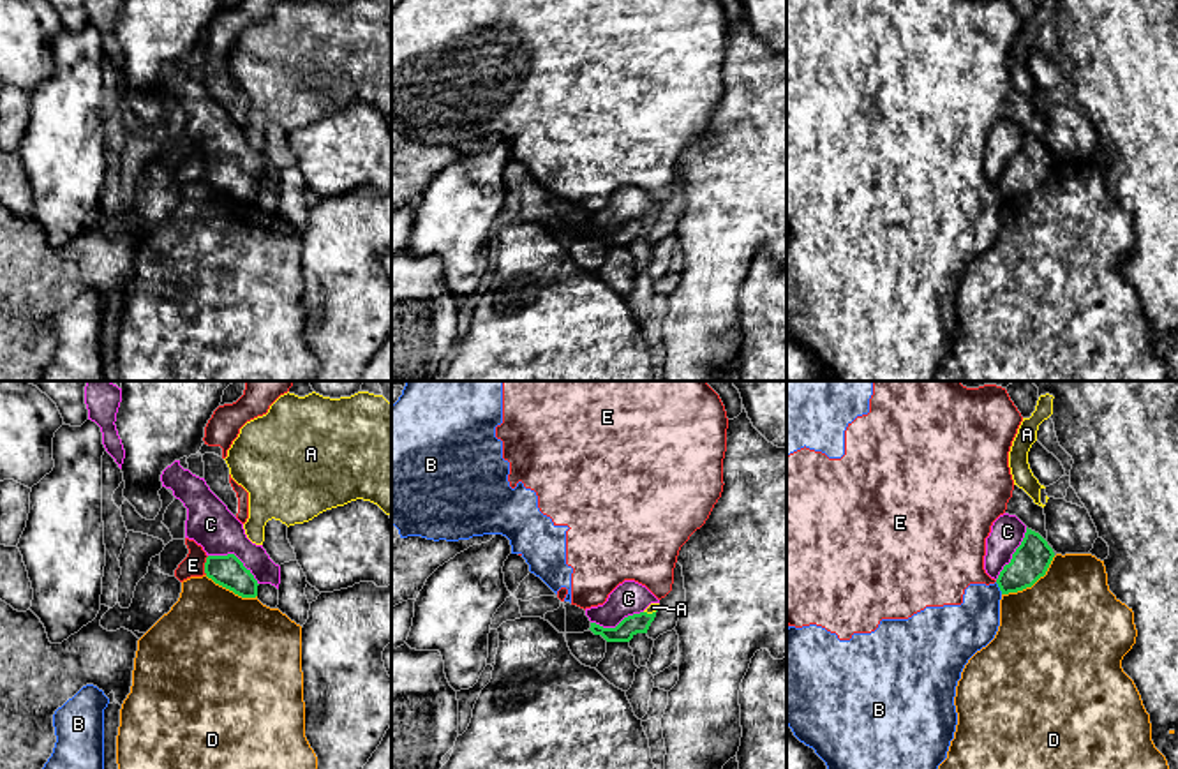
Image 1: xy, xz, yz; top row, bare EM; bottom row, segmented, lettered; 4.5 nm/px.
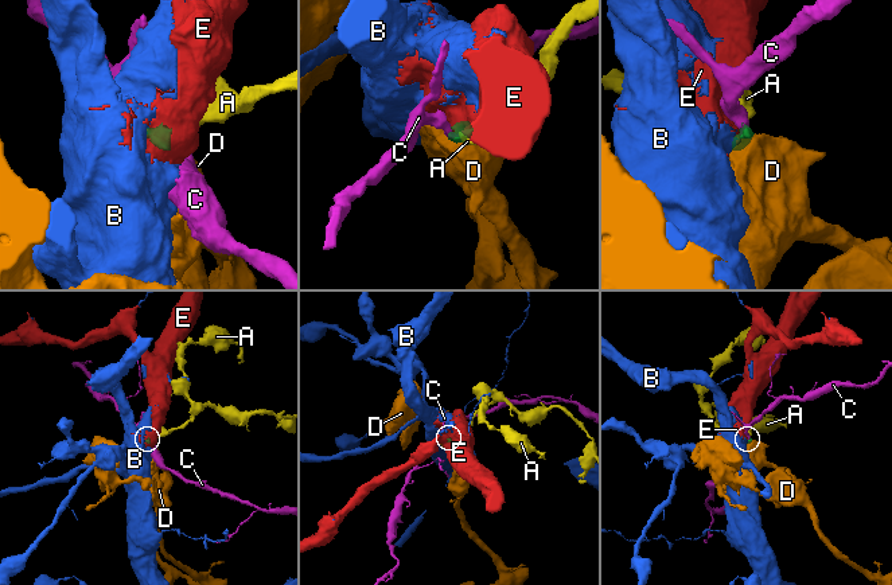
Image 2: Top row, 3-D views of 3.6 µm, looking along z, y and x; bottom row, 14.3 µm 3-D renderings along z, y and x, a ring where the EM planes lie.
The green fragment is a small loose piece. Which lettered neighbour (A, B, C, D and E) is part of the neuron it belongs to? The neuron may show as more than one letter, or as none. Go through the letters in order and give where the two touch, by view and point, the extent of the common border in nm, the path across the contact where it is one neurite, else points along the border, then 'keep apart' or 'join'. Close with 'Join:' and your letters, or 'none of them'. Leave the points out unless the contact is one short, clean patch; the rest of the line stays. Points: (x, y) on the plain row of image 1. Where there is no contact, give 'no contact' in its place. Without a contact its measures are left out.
A: xz (649, 219) | 70 nm | across xz (639, 228), (649, 219), (653, 212) | join
B: yz (999, 191) | 70 nm | along yz (995, 187), (1002, 198) | keep apart
C: xy (237, 163) | 280 nm | along xy (208, 159), (233, 159), (258, 189) | keep apart
D: yz (1032, 189) | 300 nm | along yz (1055, 161), (1048, 175), (1030, 191), (1002, 200) | keep apart
E: xy (205, 170) | 90 nm | along xy (208, 161), (205, 179) | keep apart
Join: A

